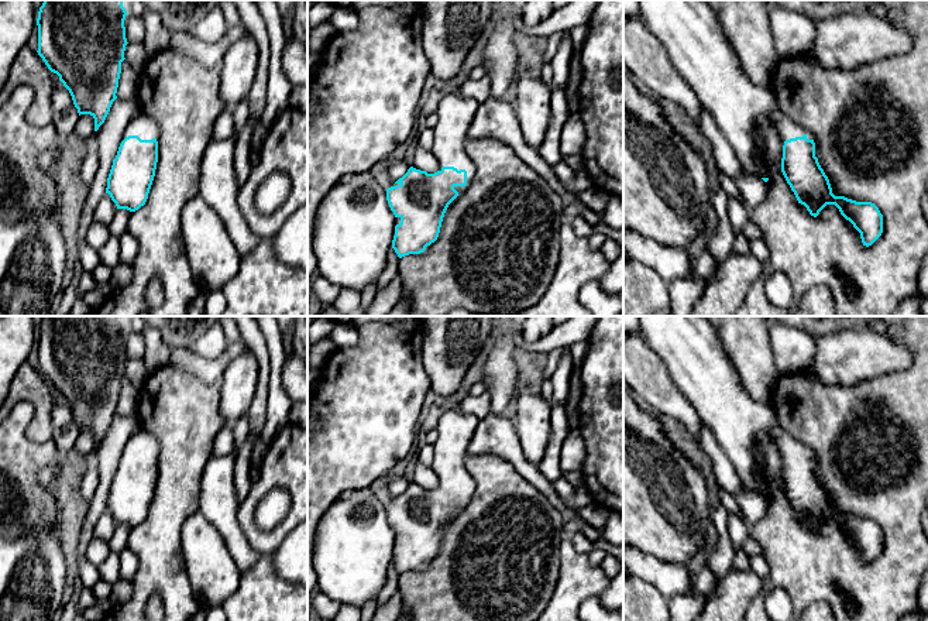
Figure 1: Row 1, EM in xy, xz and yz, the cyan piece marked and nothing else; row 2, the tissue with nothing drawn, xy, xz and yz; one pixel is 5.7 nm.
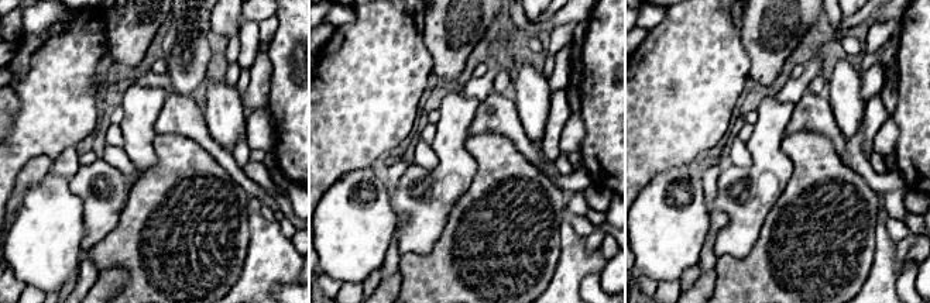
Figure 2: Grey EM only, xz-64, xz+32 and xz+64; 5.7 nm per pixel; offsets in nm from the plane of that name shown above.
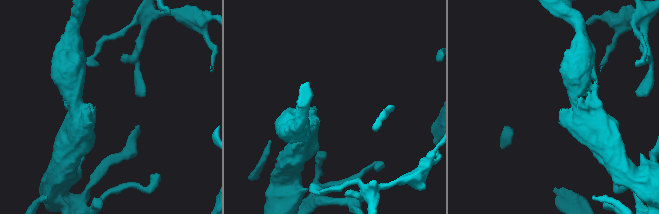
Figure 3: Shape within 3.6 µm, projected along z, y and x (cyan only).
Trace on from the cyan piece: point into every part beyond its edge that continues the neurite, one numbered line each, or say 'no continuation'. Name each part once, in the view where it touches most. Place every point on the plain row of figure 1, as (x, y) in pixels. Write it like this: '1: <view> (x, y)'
1: xz (456, 429)

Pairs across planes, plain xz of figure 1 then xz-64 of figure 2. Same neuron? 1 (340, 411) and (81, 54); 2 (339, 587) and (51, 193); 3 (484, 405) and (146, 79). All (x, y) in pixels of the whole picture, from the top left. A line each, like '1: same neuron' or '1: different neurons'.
1: same neuron
2: same neuron
3: same neuron

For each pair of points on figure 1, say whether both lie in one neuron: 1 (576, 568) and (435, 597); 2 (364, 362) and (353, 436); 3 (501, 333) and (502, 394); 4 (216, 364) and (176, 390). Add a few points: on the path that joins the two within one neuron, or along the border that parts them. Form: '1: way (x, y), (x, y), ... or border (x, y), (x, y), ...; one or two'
1: border (564, 538), (560, 545), (559, 580), (549, 601); two
2: way (364, 380), (364, 418); one
3: way (501, 349), (501, 378); one
4: border (169, 362), (209, 384), (219, 384); two

